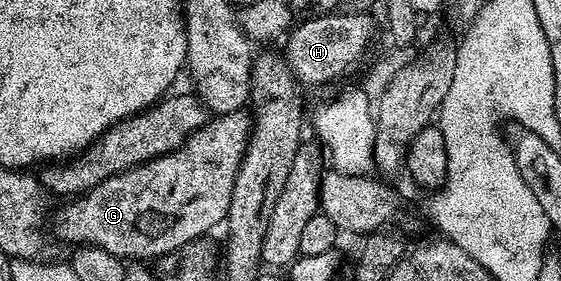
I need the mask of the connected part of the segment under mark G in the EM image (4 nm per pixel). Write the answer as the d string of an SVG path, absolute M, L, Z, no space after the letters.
M244 109L219 114L194 135L190 135L188 142L173 153L135 165L133 169L127 169L98 183L98 187L89 193L69 200L65 204L68 206L63 206L59 213L62 214L62 223L70 225L70 241L105 249L110 255L121 259L130 257L146 263L150 257L160 258L182 247L184 243L211 234L211 229L219 221L221 224L230 211L234 181L238 179L238 169L248 146L248 138L252 136L252 118L253 114Z

